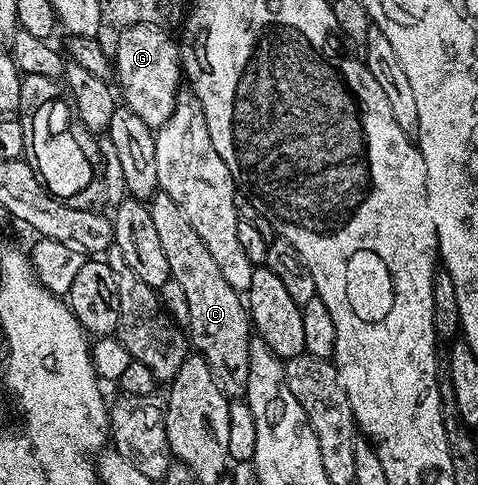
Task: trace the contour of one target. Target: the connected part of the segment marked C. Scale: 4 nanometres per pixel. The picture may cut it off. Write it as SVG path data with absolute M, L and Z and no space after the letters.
M161 191L148 202L152 223L156 226L164 255L168 258L170 276L184 290L188 299L188 341L196 348L197 356L208 363L216 387L228 399L242 399L248 387L248 347L252 326L247 306L239 290L229 286L220 272L220 266L212 259L204 239L196 235L192 223L171 197Z

